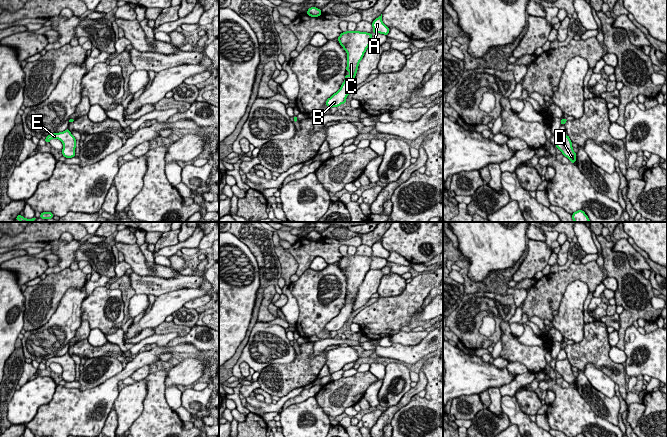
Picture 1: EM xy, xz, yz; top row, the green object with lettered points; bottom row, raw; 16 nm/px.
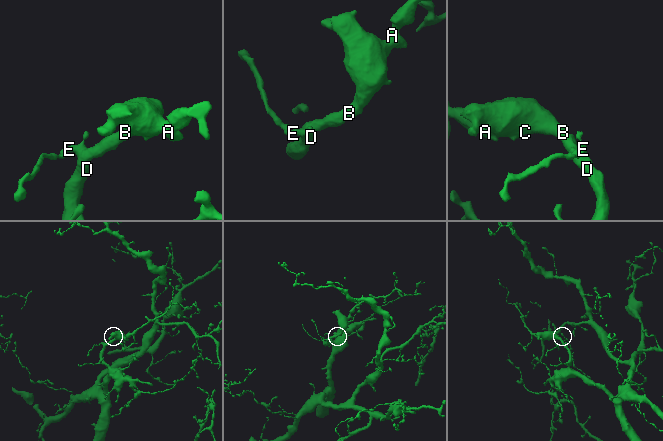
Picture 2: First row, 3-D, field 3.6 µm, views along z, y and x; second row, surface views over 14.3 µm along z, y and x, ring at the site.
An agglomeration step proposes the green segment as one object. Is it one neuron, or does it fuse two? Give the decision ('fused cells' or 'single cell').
single cell

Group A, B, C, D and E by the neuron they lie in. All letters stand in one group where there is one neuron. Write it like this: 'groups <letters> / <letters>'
groups A B C D E

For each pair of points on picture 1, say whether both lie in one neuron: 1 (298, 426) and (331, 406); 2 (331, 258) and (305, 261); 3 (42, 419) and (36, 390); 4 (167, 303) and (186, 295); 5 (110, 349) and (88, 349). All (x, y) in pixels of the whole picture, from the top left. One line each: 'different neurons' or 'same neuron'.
1: different neurons
2: same neuron
3: different neurons
4: same neuron
5: same neuron

